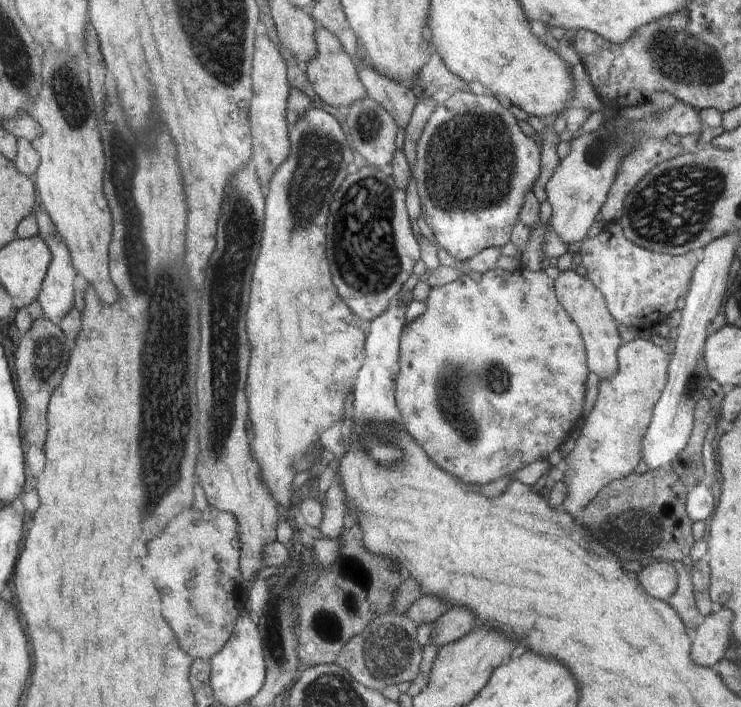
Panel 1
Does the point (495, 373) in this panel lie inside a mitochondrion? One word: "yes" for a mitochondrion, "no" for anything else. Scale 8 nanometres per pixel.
yes

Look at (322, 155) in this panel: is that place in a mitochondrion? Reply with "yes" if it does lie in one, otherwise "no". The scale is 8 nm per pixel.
yes

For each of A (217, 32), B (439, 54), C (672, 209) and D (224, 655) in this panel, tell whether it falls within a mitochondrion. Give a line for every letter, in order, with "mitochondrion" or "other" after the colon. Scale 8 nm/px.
A: mitochondrion
B: other
C: mitochondrion
D: other

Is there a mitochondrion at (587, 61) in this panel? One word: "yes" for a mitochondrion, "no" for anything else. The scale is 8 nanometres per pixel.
no

